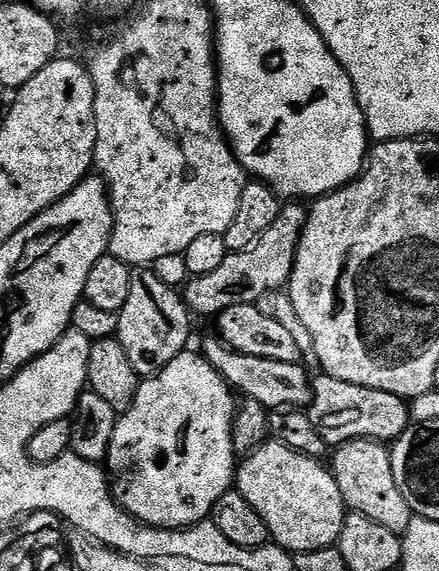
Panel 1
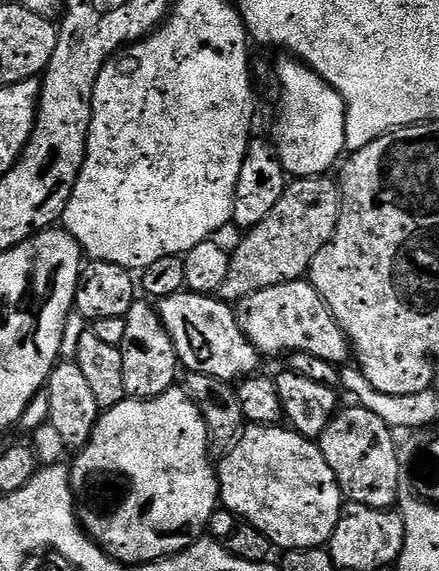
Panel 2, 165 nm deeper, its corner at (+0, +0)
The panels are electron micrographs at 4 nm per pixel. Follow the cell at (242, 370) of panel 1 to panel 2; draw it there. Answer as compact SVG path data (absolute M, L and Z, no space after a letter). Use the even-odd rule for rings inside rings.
M181 290L163 297L158 311L176 347L176 356L188 372L210 374L229 382L247 378L257 371L262 353L242 334L231 303L215 295L203 296Z

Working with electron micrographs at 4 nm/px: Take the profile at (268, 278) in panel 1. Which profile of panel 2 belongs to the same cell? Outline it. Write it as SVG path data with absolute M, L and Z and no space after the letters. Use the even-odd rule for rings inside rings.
M331 175L301 176L289 182L274 210L258 226L247 229L241 235L244 237L240 245L231 249L230 270L220 287L219 299L239 302L250 294L258 294L258 290L266 290L266 286L305 279L318 250L334 238L341 207L340 186Z

